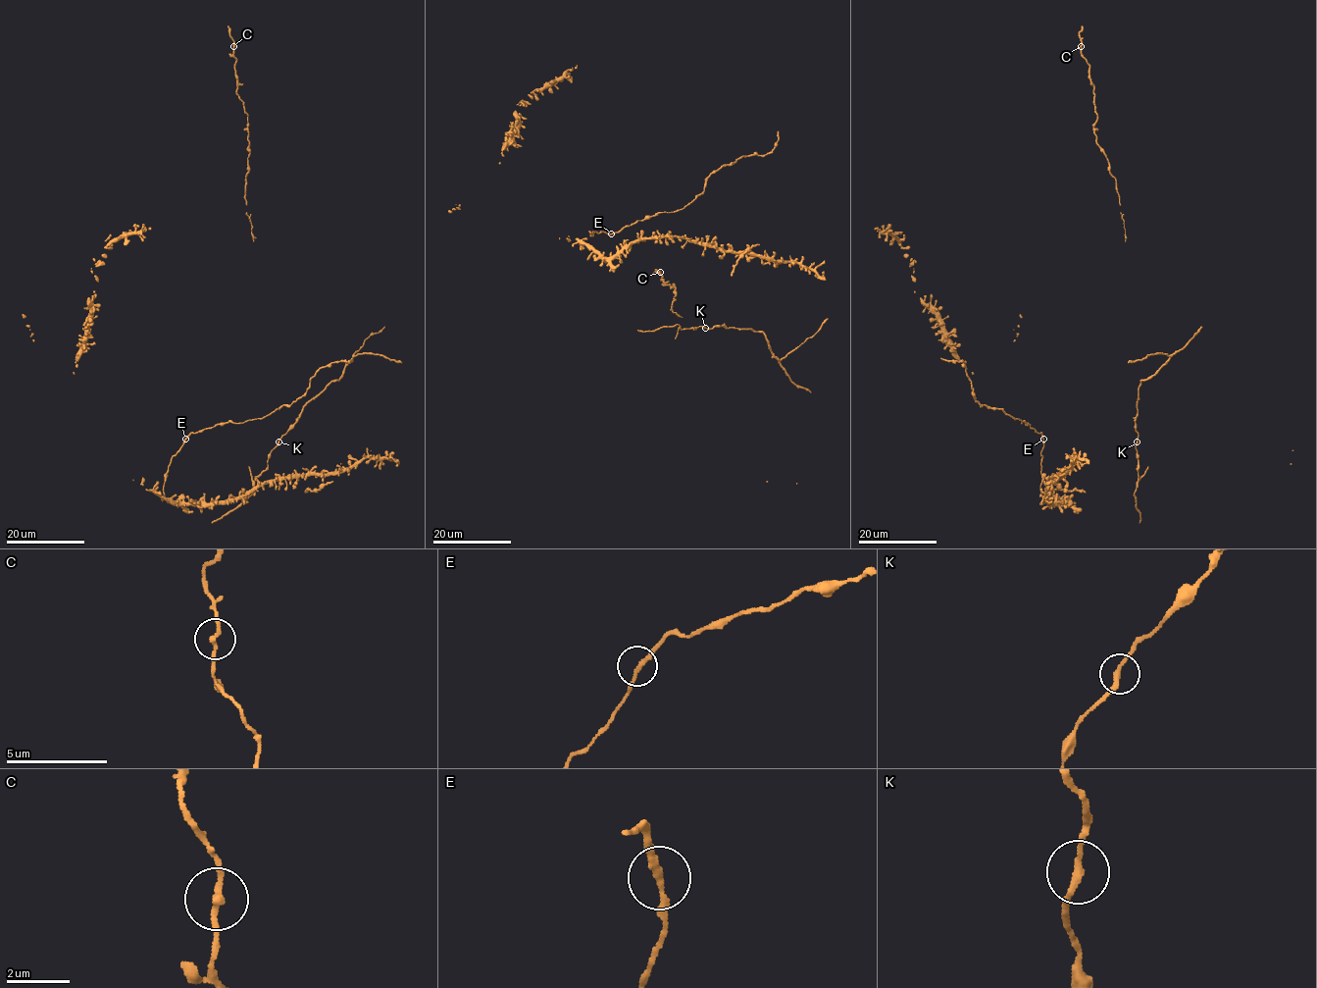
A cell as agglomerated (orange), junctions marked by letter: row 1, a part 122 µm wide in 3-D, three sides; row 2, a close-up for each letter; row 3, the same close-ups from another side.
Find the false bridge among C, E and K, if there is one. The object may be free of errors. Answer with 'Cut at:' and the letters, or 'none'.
Cut at: none

